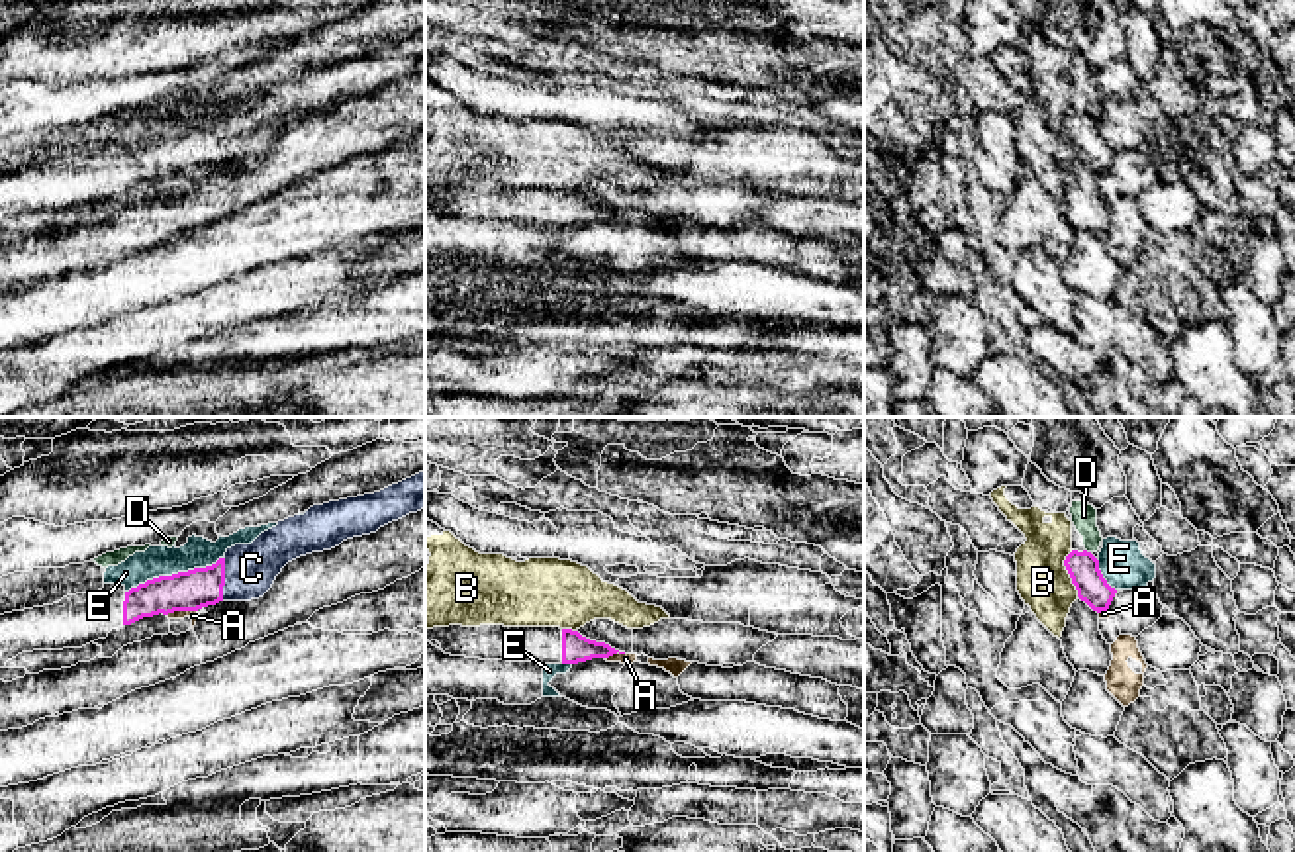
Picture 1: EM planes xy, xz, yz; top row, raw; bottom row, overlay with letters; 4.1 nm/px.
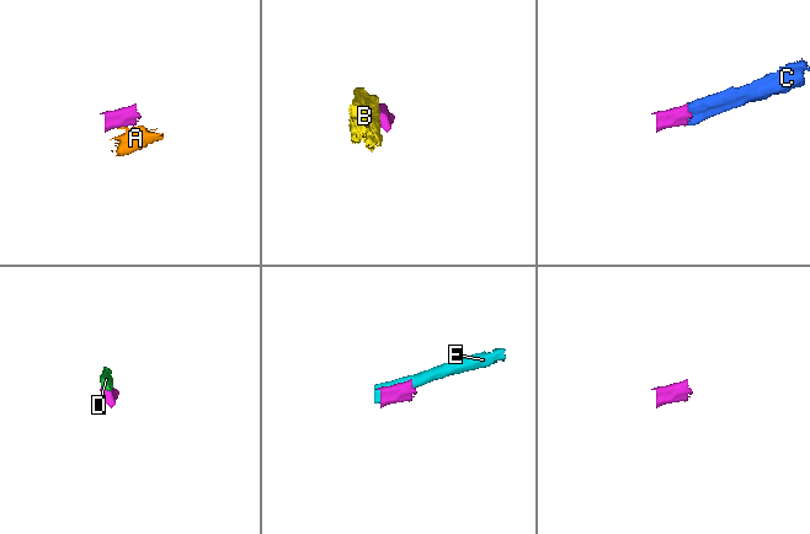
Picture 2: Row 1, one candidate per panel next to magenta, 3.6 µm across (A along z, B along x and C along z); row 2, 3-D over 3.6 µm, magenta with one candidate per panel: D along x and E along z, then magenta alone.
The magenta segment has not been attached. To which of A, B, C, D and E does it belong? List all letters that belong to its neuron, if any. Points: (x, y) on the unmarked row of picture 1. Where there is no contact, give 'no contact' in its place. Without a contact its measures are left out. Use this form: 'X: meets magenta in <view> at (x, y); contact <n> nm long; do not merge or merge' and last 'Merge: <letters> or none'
A: meets magenta in xy at (181, 171); contact 130 nm long; do not merge
B: meets magenta in yz at (1068, 134); contact 190 nm long; do not merge
C: meets magenta in xy at (224, 142); contact 180 nm long; merge
D: meets magenta in yz at (1086, 112); contact 30 nm long; do not merge
E: meets magenta in xy at (175, 136); contact 440 nm long; do not merge
Merge: C

